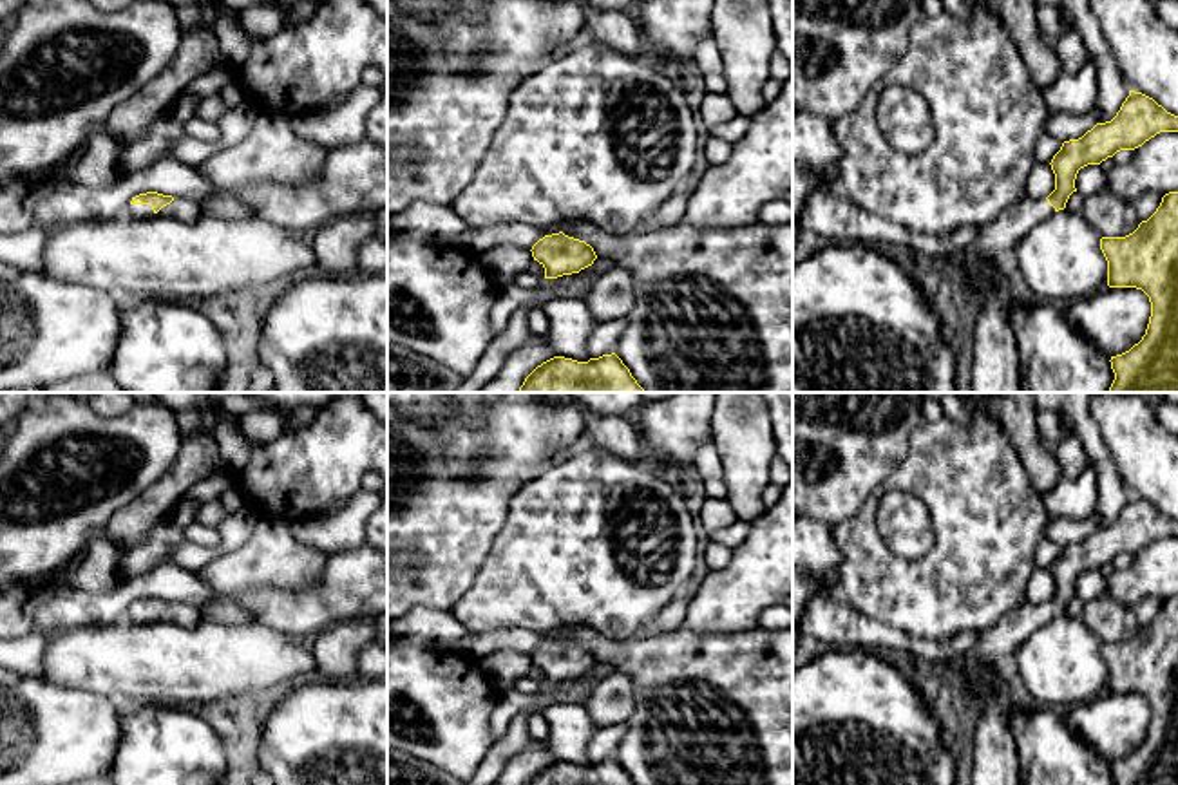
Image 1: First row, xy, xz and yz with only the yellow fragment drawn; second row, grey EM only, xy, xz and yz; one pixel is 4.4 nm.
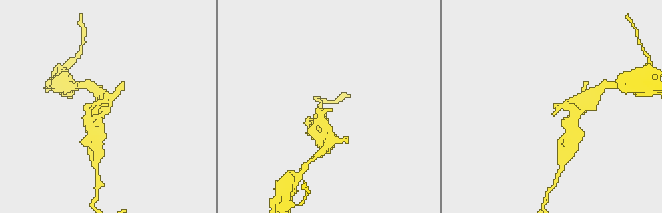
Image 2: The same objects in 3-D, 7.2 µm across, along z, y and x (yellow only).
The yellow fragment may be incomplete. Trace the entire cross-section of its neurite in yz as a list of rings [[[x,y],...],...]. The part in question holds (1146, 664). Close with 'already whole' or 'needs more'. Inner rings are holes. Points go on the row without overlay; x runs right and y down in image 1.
[[[1178,597],[1165,599],[1156,617],[1133,638],[1102,642],[1100,655],[1107,666],[1107,691],[1142,695],[1151,707],[1151,722],[1142,745],[1109,765],[1115,785],[1178,785]]] | already whole

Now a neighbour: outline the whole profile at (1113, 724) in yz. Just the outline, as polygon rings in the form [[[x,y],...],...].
[[[1104,693],[1064,714],[1071,731],[1107,761],[1129,756],[1145,740],[1151,707],[1136,693]]]

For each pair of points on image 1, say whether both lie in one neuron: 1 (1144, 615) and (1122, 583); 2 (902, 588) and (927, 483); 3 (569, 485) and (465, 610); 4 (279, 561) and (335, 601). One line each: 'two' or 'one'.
1: two
2: one
3: one
4: two

